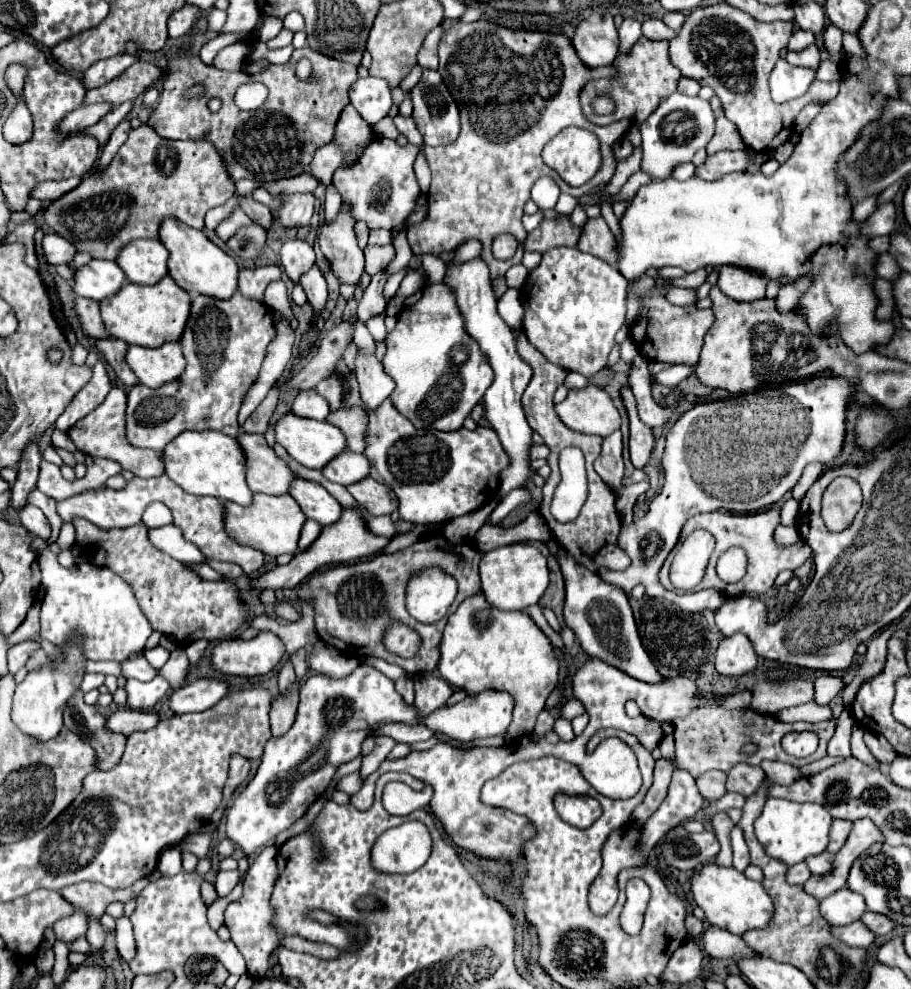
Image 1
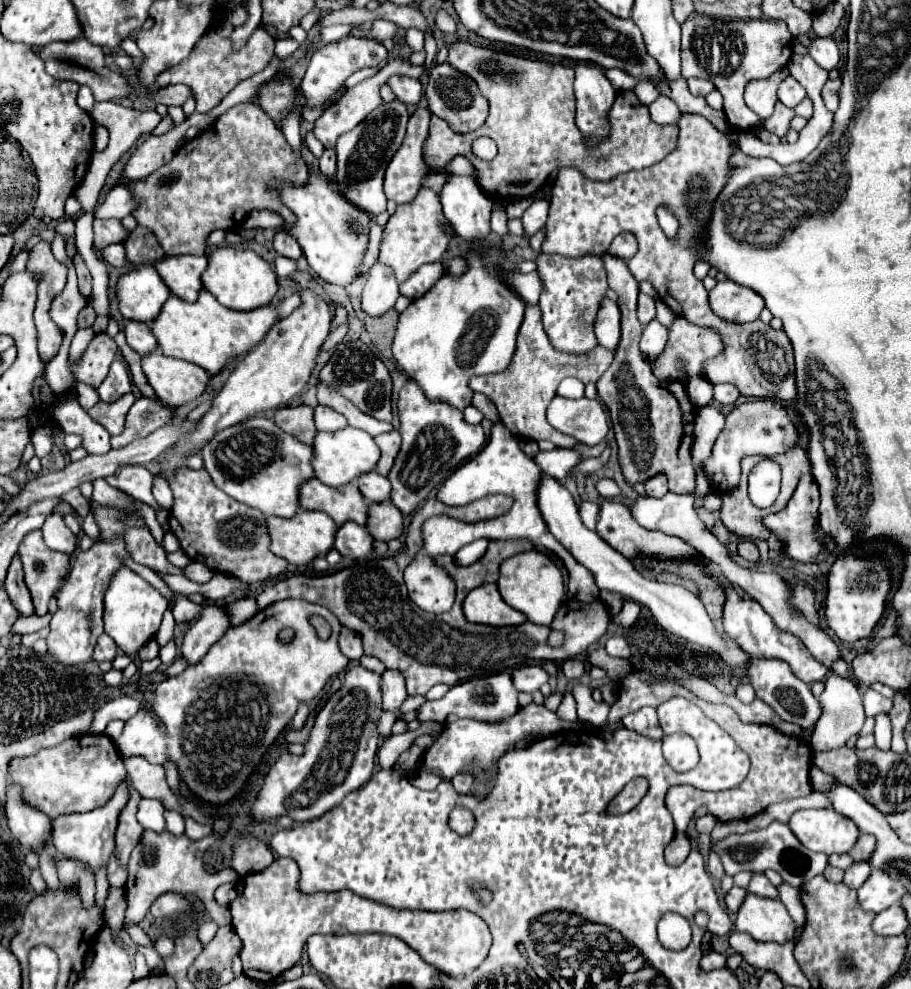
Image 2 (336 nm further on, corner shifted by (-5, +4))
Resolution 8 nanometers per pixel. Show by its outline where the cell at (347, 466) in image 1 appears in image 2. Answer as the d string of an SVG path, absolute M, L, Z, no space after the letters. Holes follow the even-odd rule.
M376 471L358 477L358 489L368 503L384 503L390 499L390 481Z

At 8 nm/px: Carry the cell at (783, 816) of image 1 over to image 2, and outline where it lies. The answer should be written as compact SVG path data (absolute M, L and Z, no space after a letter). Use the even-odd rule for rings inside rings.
M830 807L796 811L788 825L804 847L826 855L848 853L860 835L860 829L852 819Z

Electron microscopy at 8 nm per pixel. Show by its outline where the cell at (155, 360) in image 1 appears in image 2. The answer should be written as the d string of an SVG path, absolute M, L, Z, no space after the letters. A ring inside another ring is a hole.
M150 353L142 359L142 369L150 387L162 403L168 407L182 407L204 395L210 375L188 361L164 357L162 353Z

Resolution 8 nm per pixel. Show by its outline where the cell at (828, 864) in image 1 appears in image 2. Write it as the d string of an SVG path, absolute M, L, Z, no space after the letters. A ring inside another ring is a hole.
M854 863L846 875L844 875L844 883L850 887L850 889L860 889L862 883L870 877L870 865L868 863Z

